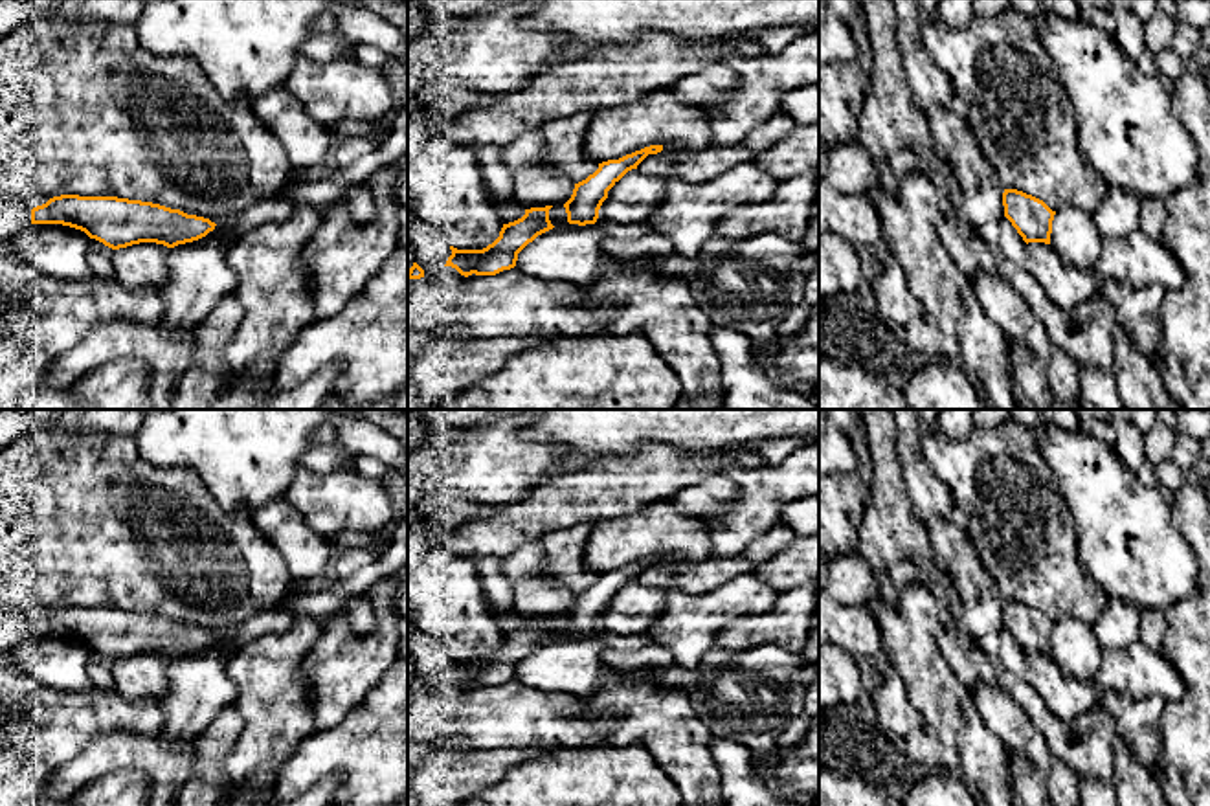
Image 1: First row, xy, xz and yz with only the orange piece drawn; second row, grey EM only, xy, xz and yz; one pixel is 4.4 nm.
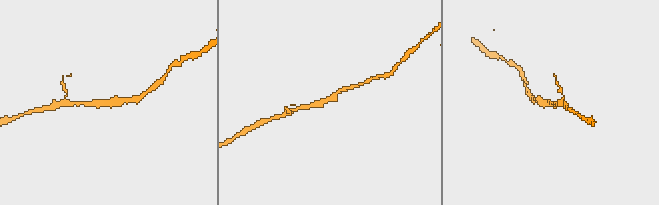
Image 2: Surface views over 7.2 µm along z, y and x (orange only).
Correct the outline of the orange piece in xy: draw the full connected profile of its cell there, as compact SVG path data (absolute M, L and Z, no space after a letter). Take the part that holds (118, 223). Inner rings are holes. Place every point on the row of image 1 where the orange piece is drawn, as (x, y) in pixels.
M79 195L53 196L33 207L31 224L70 226L112 250L140 242L174 248L206 237L217 226L209 218L152 202Z

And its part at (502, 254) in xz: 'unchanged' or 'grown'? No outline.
unchanged

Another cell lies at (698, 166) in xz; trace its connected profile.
M740 143L734 147L709 145L703 151L678 151L648 154L637 169L646 174L663 178L681 178L689 182L709 180L742 162L755 160L756 152L751 143Z

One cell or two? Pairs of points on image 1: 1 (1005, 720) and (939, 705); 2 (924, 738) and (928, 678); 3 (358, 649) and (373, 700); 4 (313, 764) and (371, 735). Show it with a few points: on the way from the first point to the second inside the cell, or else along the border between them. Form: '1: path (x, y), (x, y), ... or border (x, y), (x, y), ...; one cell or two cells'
1: border (968, 689), (974, 709), (988, 729); two cells
2: border (924, 726), (942, 742); two cells
3: border (388, 669), (382, 682), (342, 722); two cells
4: path (327, 751), (357, 750); one cell

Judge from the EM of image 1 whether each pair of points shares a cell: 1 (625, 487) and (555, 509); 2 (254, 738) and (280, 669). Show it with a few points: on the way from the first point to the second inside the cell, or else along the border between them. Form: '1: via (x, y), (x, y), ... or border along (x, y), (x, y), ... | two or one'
1: via (608, 487), (571, 496) | one
2: via (270, 722), (274, 718), (274, 685) | one

